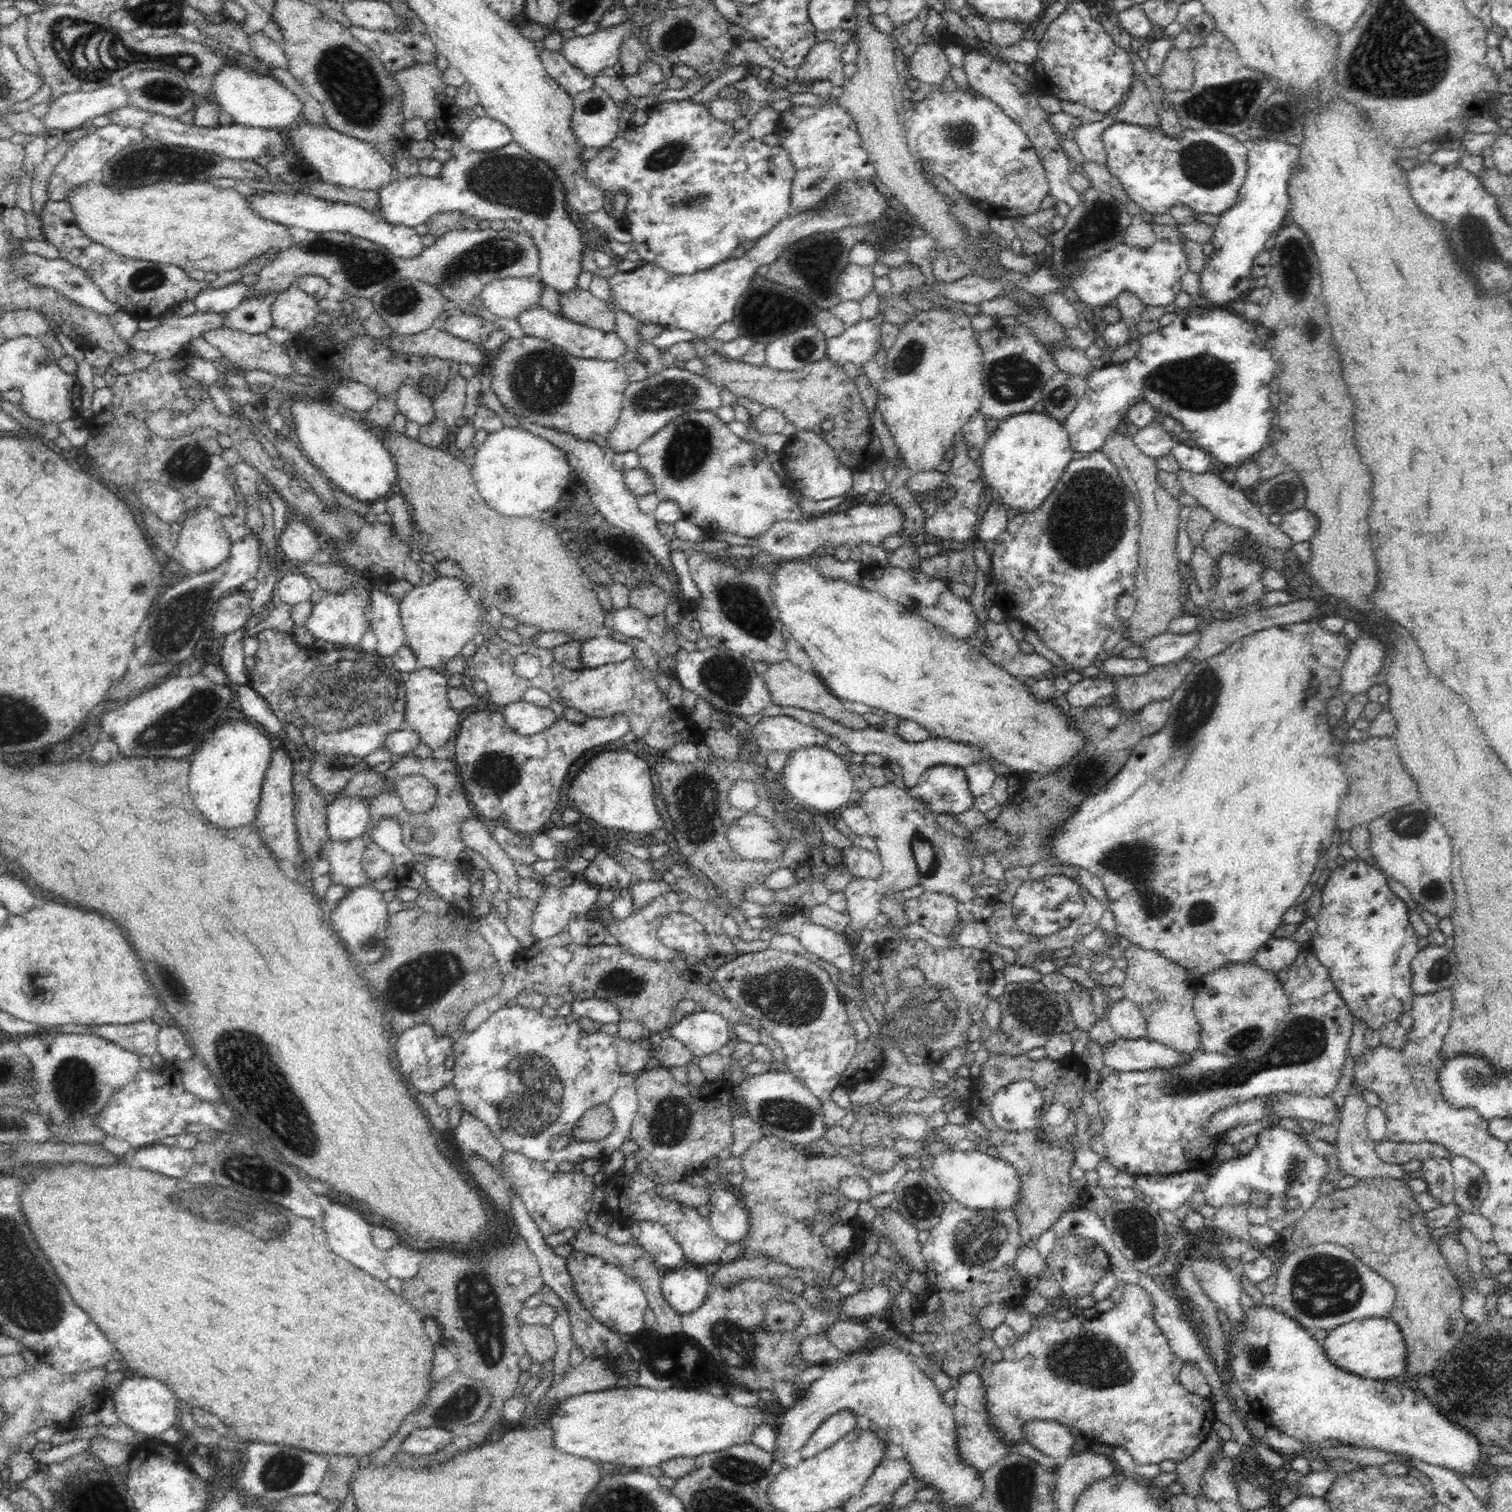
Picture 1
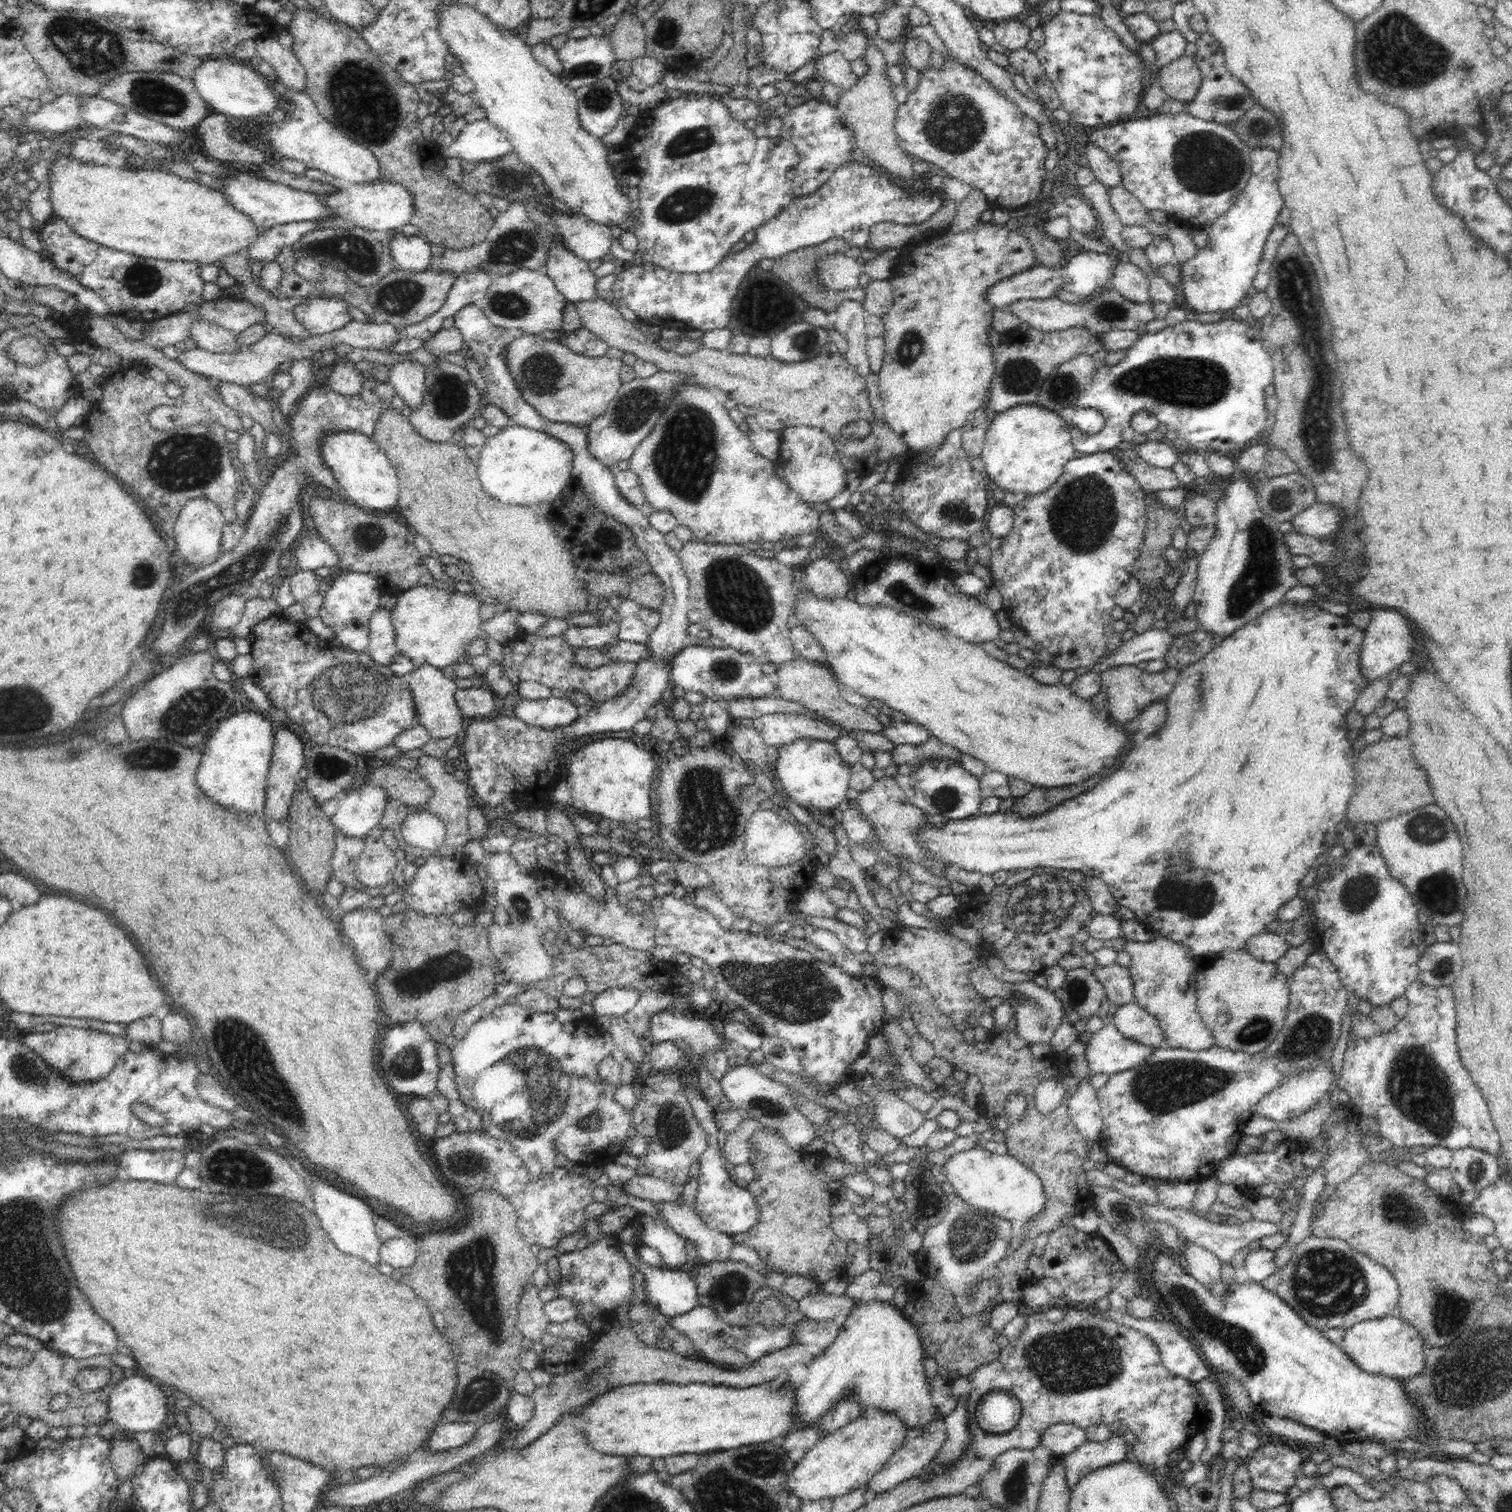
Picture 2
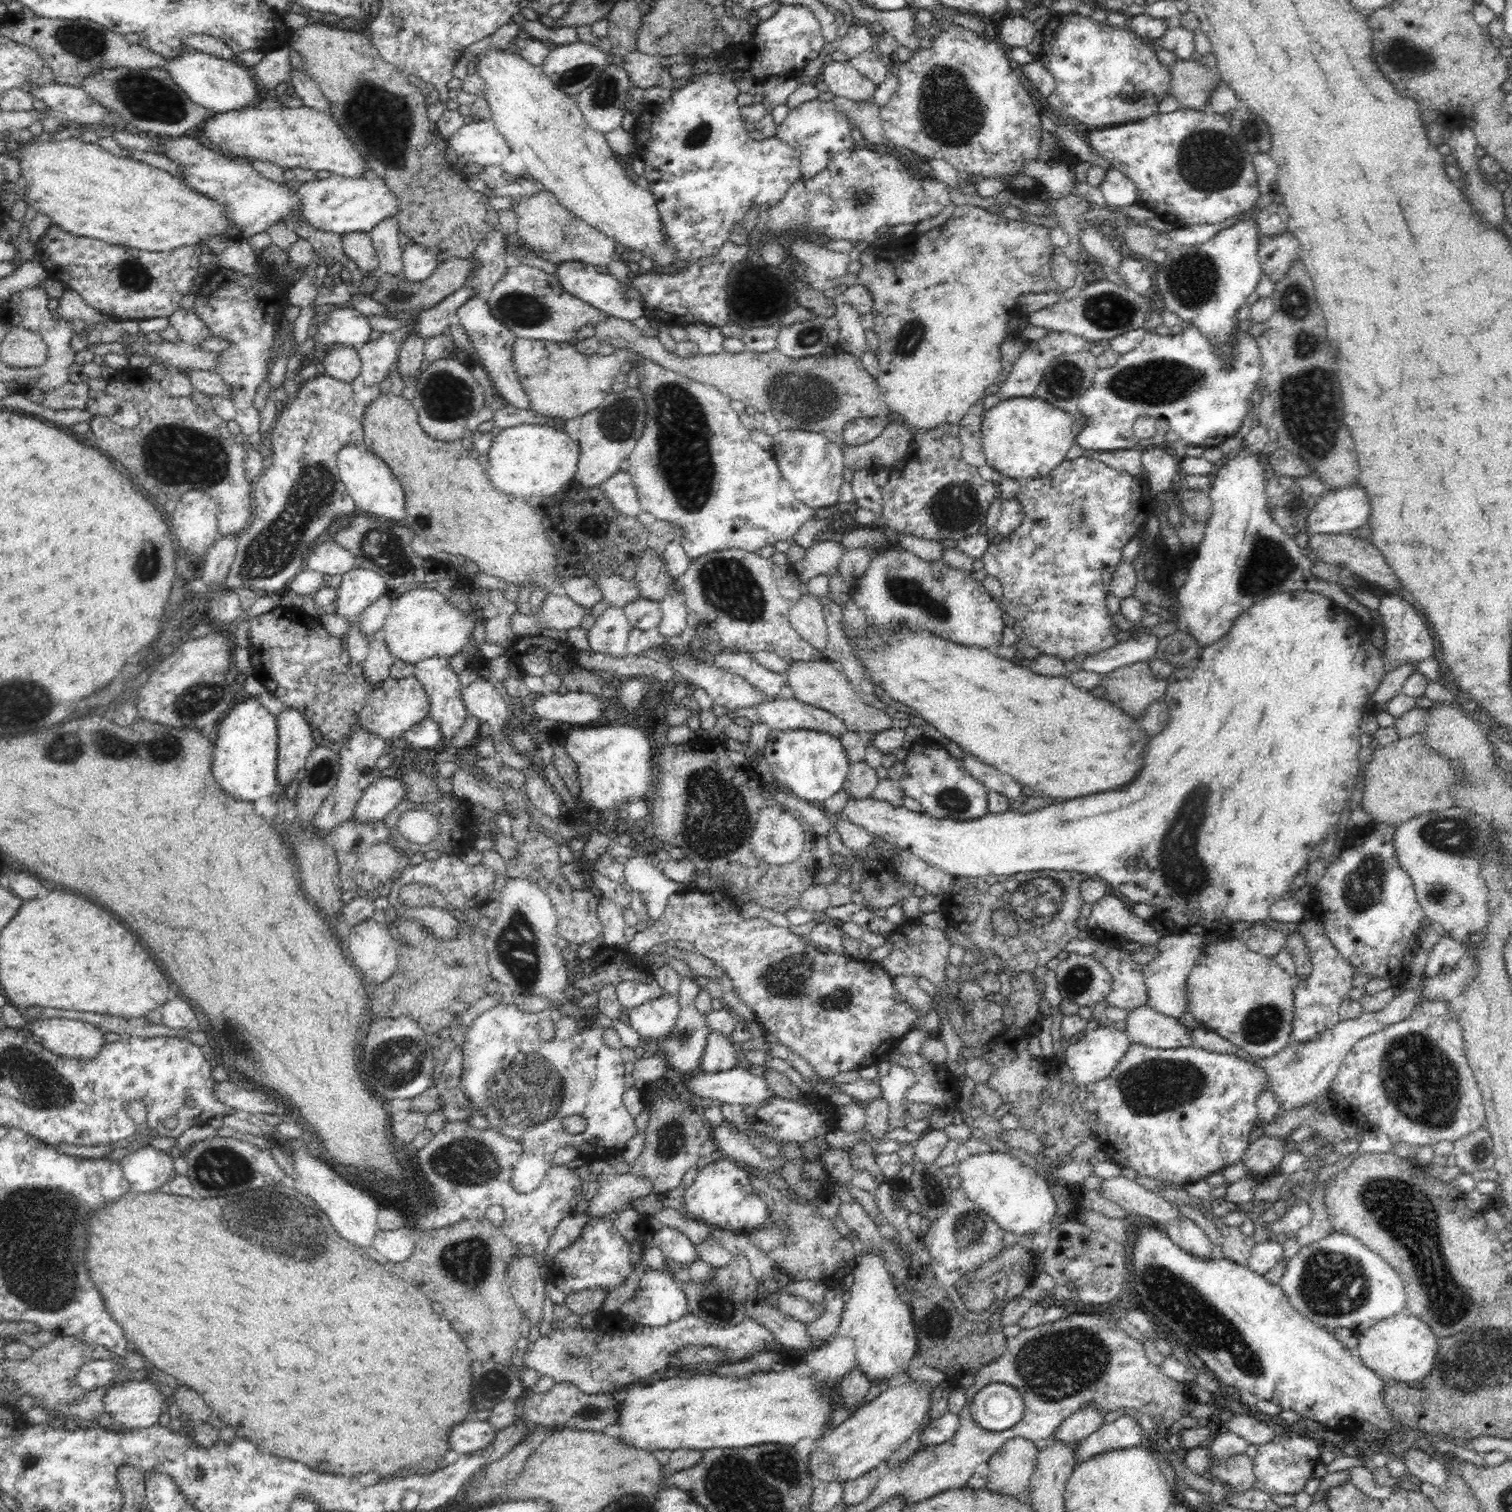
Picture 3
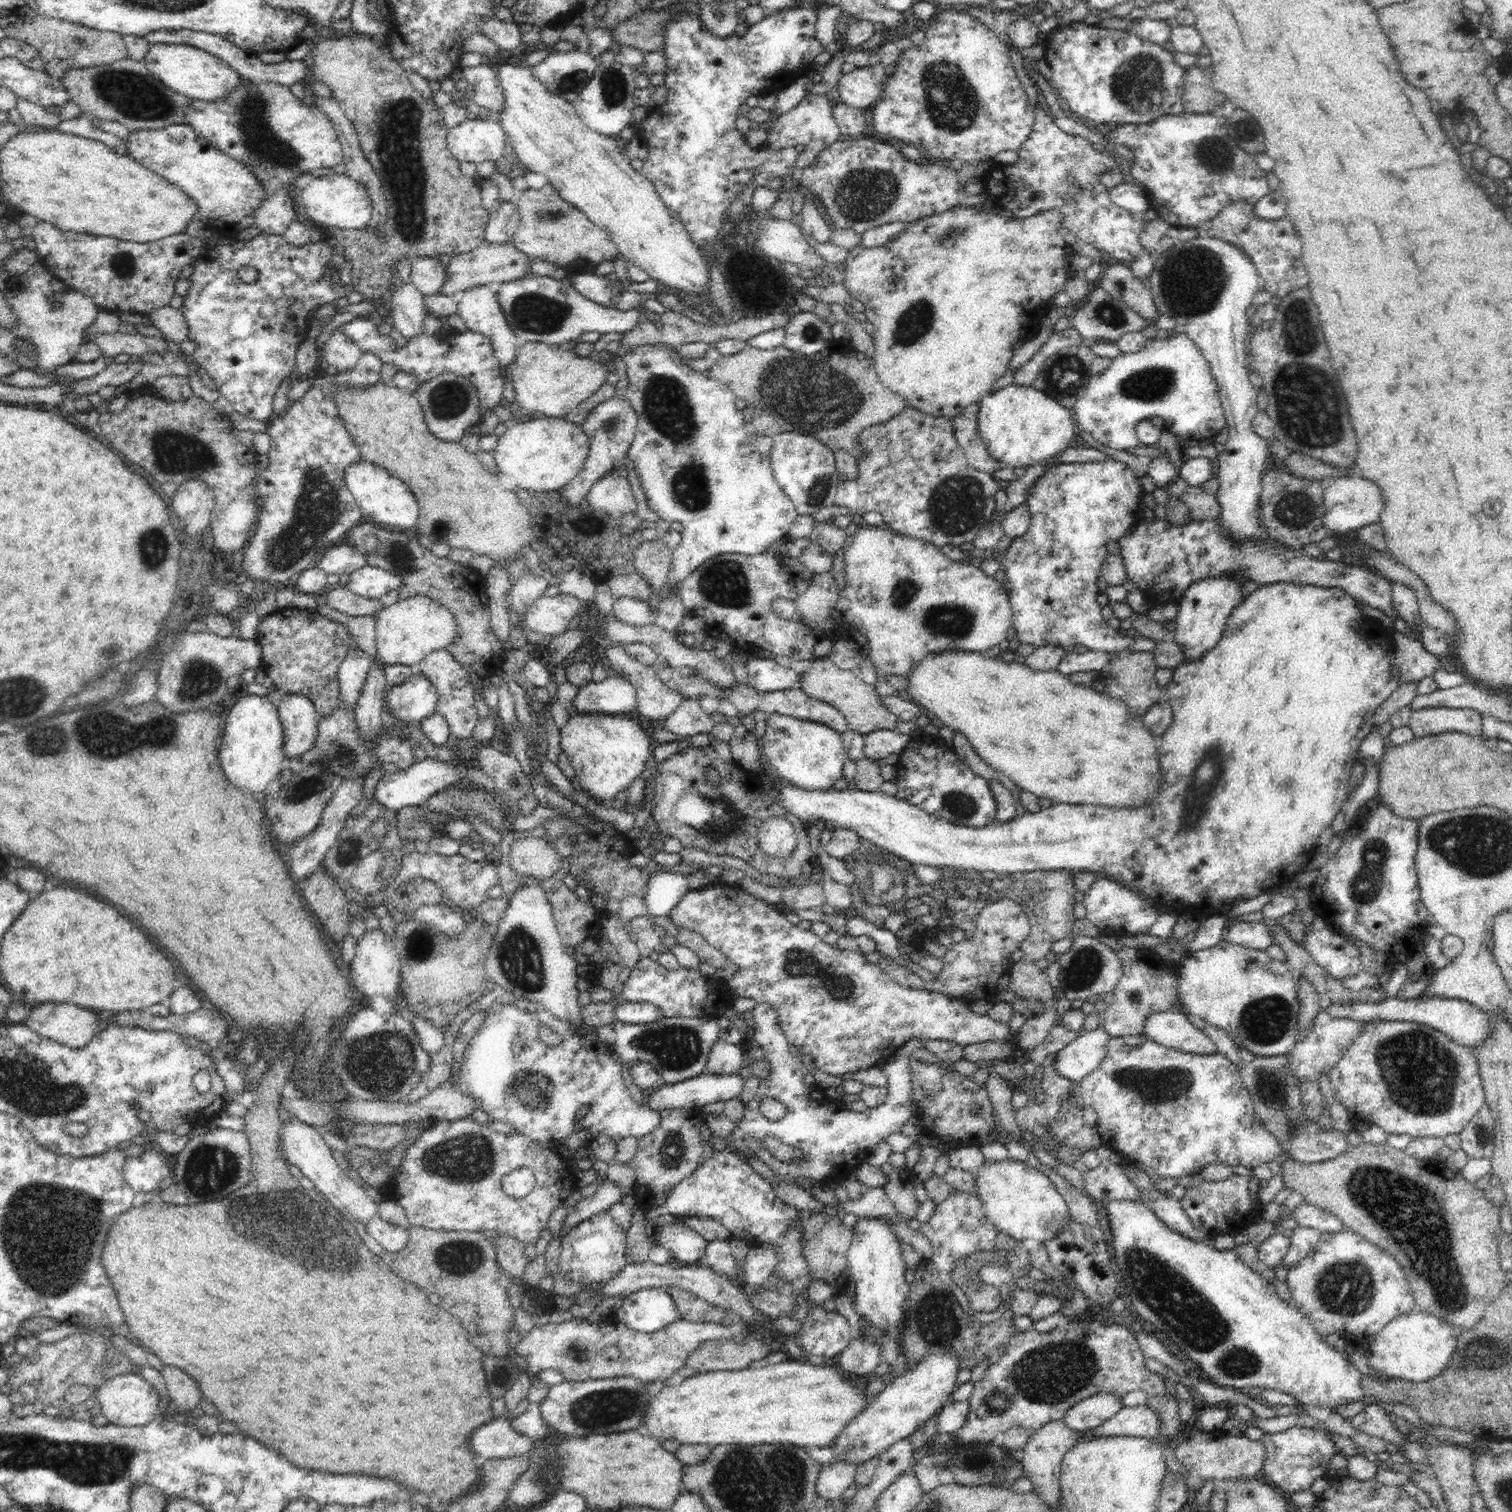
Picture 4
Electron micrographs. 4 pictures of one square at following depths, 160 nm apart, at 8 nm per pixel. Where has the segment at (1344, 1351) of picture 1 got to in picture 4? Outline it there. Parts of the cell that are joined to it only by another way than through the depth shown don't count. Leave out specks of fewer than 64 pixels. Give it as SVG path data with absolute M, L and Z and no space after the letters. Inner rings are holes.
M1413 1311L1394 1318L1370 1342L1368 1363L1377 1378L1426 1382L1444 1372L1456 1348L1456 1336L1461 1330L1442 1319Z

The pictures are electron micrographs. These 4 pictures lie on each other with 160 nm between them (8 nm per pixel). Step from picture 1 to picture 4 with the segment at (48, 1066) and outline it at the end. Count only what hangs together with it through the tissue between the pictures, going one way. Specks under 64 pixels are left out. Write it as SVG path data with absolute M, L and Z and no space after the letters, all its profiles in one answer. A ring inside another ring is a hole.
M42 1002L34 1004L25 1025L42 1038L79 1049L96 1036L98 1022L99 1011L64 1002Z

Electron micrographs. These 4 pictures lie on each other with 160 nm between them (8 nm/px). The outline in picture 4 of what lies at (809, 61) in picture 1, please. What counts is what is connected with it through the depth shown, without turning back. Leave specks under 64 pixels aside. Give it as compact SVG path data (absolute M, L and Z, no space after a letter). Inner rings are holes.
M874 61L869 66L842 73L835 86L840 102L857 109L870 110L881 99L889 72L890 69L882 63Z

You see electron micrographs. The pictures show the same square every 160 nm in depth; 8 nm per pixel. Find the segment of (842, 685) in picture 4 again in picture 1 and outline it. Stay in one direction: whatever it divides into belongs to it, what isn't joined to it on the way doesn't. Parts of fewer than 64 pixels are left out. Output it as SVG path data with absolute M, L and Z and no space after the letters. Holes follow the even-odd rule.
M786 660L770 665L768 670L762 674L762 677L765 679L768 691L771 693L773 704L778 706L793 706L794 708L801 708L808 712L821 714L852 730L864 730L869 727L863 715L850 712L846 708L846 704L844 704L845 700L836 698L823 683L823 680L813 671L802 672L795 664Z

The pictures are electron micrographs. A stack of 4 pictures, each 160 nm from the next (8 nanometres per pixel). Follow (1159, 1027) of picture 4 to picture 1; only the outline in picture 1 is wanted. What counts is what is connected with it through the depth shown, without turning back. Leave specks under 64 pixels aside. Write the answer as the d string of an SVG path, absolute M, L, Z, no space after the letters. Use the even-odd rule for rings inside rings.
M1123 998L1110 1002L1110 1008L1104 1016L1119 1037L1130 1040L1146 1038L1146 1021L1142 1011L1131 1000Z

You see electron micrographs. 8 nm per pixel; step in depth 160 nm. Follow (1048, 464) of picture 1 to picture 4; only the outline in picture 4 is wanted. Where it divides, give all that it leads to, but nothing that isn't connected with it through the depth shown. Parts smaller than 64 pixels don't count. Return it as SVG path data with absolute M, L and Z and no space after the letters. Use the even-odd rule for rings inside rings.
M1010 384L984 396L978 405L978 434L992 458L1008 468L1046 463L1079 434L1074 412L1033 387Z

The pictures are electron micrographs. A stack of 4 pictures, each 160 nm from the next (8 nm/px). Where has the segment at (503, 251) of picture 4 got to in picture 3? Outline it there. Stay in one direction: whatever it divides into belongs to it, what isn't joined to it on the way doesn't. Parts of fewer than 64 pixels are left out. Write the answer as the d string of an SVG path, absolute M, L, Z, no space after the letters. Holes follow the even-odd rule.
M450 256L446 261L440 263L426 280L420 282L410 282L404 274L396 277L396 275L380 273L374 292L371 292L369 297L382 304L390 314L394 314L394 312L403 314L414 308L432 308L450 296L450 293L456 292L466 282L472 263L470 258Z

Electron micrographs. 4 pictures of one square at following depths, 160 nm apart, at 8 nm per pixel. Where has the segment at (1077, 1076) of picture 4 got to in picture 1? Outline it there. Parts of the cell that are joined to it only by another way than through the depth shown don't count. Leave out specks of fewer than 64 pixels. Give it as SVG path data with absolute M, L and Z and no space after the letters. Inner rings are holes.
M1119 1037L1102 1046L1104 1063L1118 1072L1140 1072L1174 1068L1190 1060L1192 1053L1180 1052L1148 1038L1130 1040Z

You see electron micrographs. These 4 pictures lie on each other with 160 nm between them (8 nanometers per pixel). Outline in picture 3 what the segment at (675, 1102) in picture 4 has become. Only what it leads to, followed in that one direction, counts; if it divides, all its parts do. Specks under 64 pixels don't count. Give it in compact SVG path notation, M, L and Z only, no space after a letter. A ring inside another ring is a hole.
M746 1064L734 1065L734 1068L726 1069L724 1072L706 1073L696 1072L696 1076L688 1078L690 1081L687 1088L700 1098L712 1098L716 1102L740 1105L740 1106L755 1106L757 1109L760 1106L766 1106L772 1096L775 1096L774 1091L768 1087L764 1077L753 1074Z

